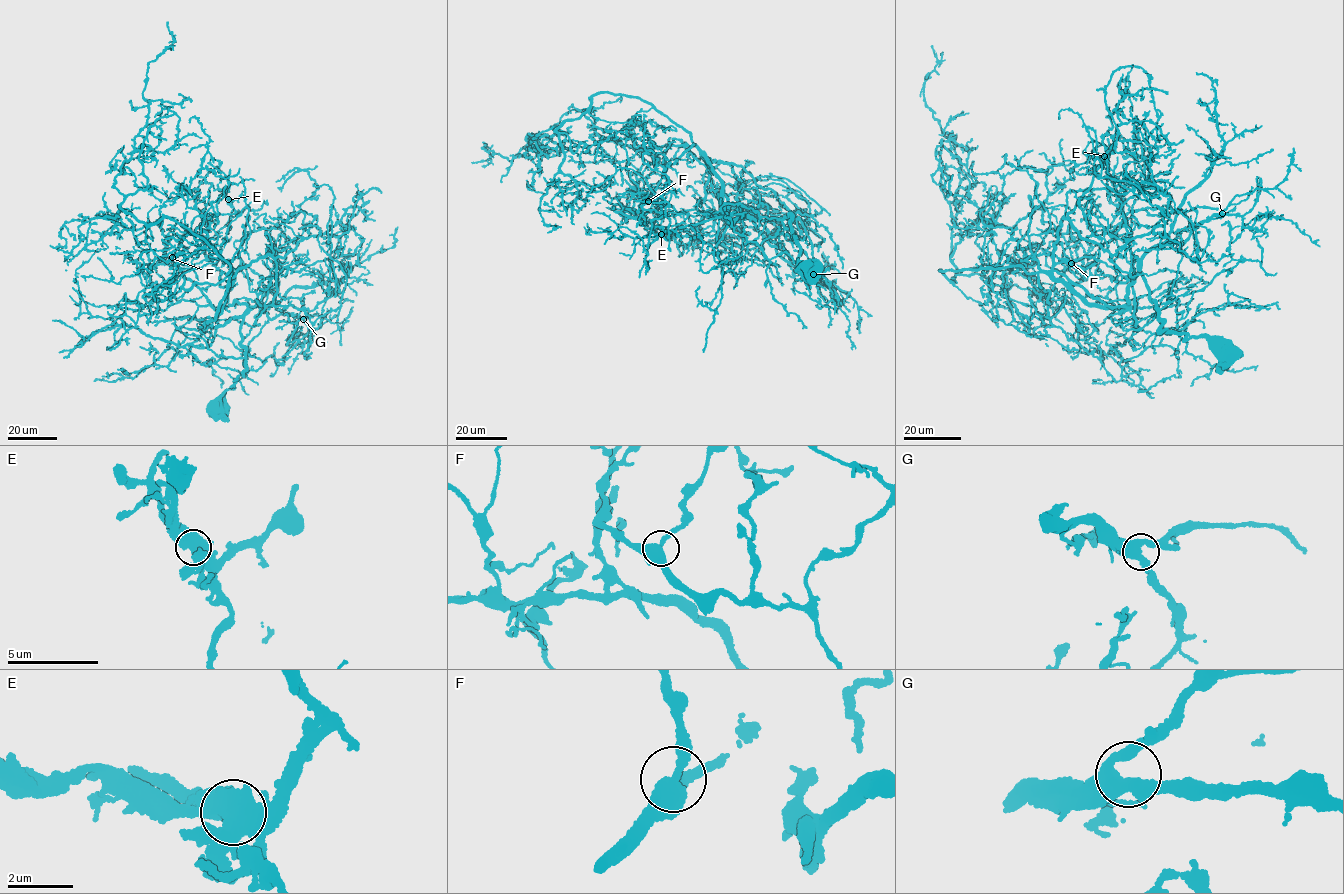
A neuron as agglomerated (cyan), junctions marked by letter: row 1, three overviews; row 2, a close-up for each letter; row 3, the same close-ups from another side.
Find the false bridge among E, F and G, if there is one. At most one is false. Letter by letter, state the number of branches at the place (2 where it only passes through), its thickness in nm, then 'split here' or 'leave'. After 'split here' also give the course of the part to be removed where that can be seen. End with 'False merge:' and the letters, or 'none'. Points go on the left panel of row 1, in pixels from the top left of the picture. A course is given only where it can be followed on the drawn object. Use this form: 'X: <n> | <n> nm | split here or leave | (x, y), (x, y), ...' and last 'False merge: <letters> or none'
E: 3 | 600 nm | split here | (229, 199), (227, 187)
F: 3 | 400 nm | leave
G: 3 | 400 nm | leave
False merge: E

